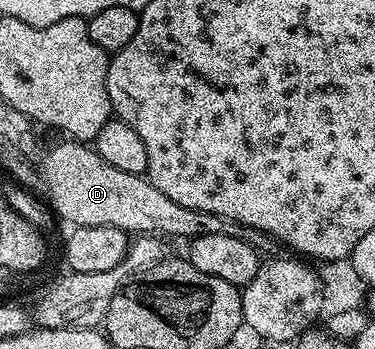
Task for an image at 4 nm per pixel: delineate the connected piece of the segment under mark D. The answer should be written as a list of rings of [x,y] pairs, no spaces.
[[[63,139],[60,145],[53,146],[46,153],[47,150],[41,157],[43,189],[56,215],[68,221],[68,226],[117,227],[129,235],[162,235],[167,239],[229,235],[233,239],[241,239],[241,243],[249,243],[249,247],[264,254],[276,252],[276,242],[267,234],[221,215],[209,215],[209,211],[193,211],[193,207],[181,207],[181,203],[173,203],[173,199],[157,191],[157,187],[153,187],[146,176],[120,171],[118,167],[113,167],[113,163],[105,163],[105,159],[101,159],[99,152],[90,144]]]

